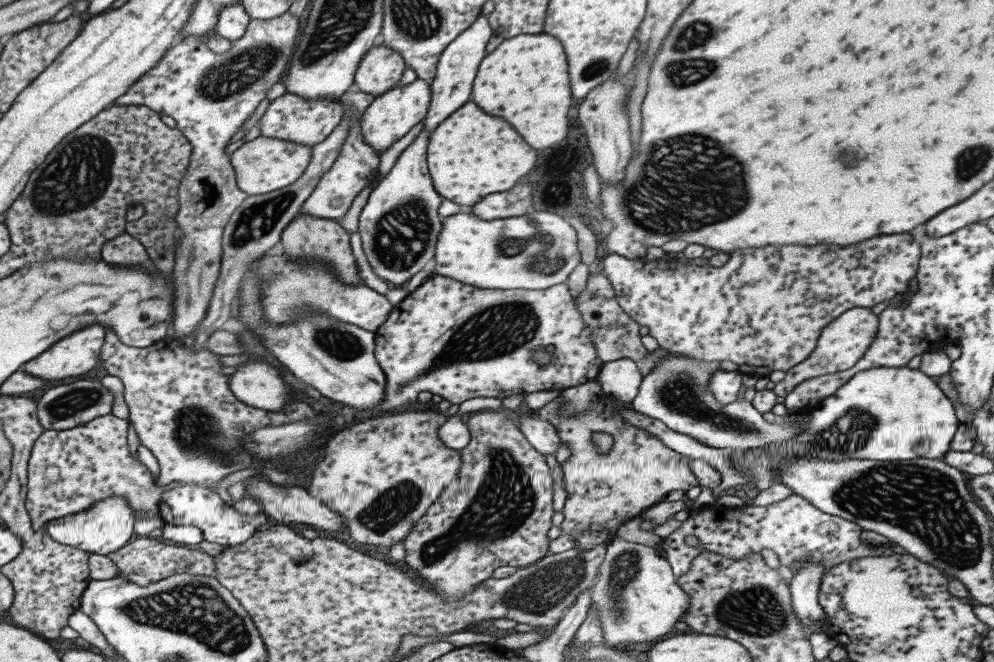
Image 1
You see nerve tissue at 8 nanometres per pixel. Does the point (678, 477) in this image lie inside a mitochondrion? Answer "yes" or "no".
no

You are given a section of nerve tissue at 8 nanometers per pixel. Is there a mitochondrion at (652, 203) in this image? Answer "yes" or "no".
yes

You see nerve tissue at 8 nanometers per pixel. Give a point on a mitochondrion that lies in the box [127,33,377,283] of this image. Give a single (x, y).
(235, 78)

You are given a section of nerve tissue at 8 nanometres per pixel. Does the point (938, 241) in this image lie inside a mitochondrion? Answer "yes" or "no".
no

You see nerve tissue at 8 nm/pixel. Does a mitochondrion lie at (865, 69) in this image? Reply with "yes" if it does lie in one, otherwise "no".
no

